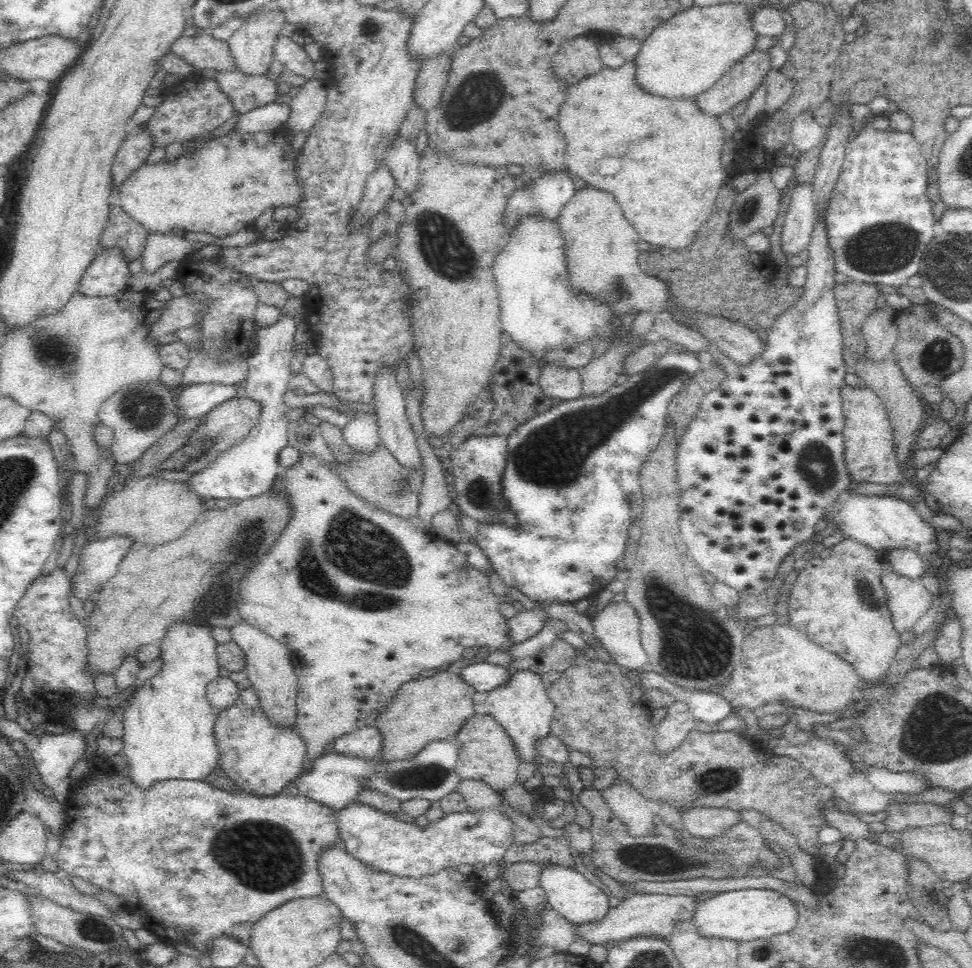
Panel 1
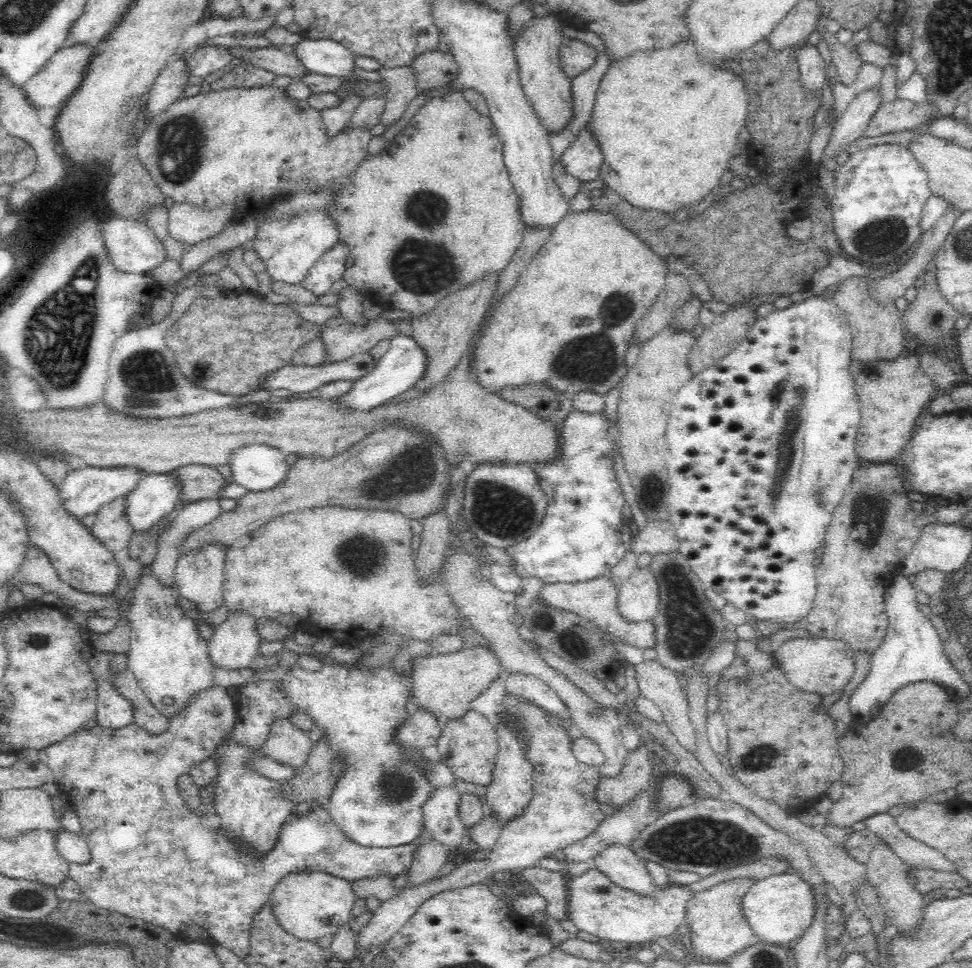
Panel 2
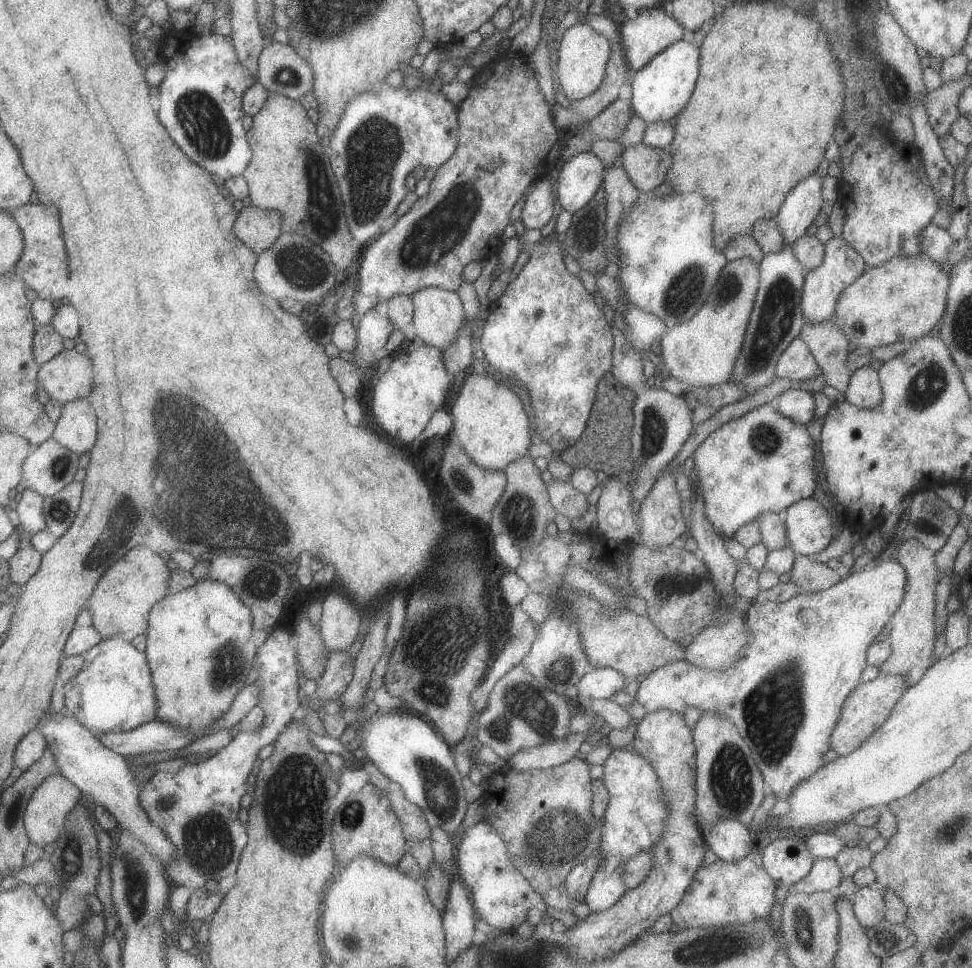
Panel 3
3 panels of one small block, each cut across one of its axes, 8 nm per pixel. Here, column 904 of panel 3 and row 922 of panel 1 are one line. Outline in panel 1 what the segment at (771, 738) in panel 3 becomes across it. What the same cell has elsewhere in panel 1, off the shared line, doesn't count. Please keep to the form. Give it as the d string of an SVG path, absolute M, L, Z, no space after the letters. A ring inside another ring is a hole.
M557 864L546 865L545 867L542 865L540 867L539 886L546 893L548 906L558 914L564 915L564 918L576 927L584 923L599 921L603 916L606 916L607 910L610 908L608 895L573 868Z

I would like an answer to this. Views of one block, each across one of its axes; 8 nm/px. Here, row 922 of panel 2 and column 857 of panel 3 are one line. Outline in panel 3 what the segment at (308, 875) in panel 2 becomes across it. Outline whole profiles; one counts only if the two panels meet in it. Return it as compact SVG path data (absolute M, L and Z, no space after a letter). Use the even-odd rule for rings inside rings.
M926 253L897 256L869 267L842 291L832 322L843 330L857 348L862 346L872 349L924 337L941 322L946 310L951 274L944 270Z

